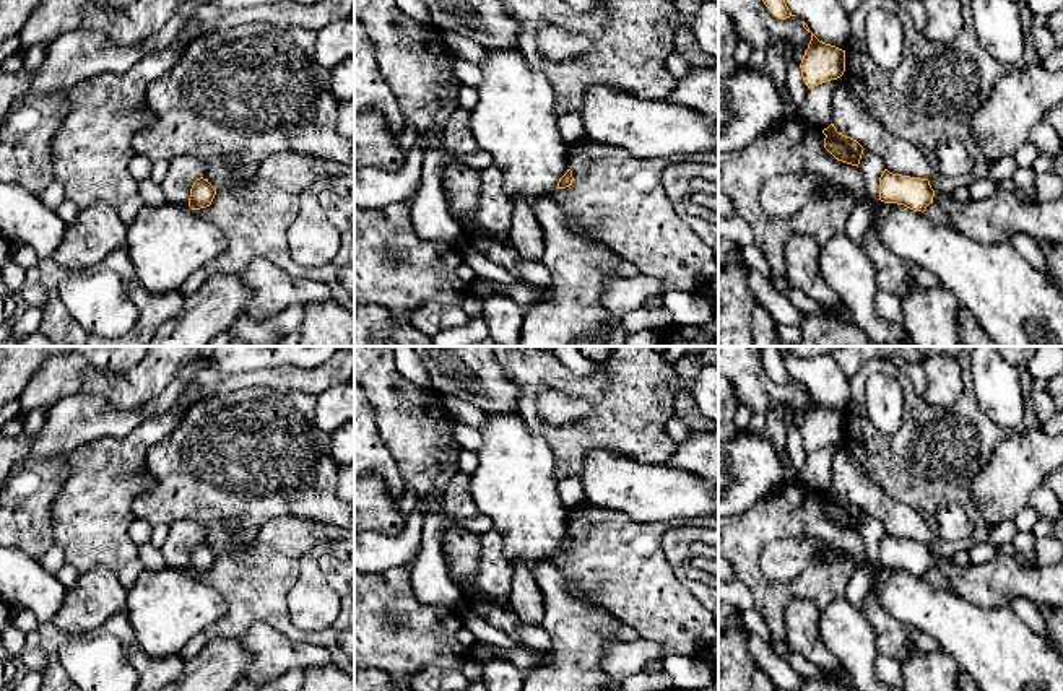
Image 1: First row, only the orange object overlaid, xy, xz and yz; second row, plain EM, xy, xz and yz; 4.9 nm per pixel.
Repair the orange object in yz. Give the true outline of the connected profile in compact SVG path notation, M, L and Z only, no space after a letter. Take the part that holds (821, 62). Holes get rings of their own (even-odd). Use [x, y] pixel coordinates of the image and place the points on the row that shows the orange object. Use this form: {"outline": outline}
{"outline": "M811 33L811 41L805 50L800 68L808 88L837 80L845 72L845 50L819 41Z"}

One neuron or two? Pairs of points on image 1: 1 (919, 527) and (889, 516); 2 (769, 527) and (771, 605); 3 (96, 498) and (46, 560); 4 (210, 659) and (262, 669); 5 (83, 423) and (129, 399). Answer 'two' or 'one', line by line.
1: one
2: one
3: two
4: two
5: two

